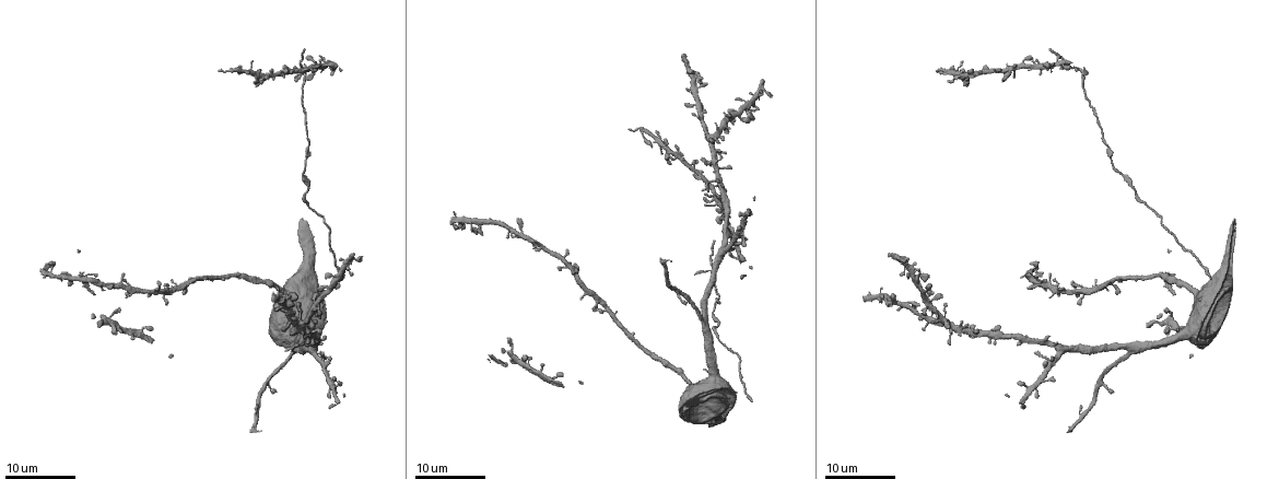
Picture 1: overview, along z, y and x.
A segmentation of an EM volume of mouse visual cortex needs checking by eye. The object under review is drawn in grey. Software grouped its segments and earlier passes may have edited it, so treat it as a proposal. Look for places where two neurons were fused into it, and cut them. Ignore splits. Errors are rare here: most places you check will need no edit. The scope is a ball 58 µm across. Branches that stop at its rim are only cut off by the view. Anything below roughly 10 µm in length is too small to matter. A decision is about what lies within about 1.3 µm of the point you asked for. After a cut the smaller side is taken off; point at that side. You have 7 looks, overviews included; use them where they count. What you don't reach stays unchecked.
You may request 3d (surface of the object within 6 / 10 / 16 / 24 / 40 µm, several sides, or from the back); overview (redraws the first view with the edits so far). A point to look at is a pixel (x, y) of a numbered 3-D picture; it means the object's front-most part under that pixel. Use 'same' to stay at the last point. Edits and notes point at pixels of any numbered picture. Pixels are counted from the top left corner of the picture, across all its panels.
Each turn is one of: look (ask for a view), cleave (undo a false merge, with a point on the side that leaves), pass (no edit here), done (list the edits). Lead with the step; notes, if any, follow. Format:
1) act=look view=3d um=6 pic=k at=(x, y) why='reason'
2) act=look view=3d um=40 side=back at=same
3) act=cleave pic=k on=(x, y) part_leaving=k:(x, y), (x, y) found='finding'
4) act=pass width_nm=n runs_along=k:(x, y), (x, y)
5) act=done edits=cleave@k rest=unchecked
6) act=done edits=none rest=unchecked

act=look view=3d um=24 pic=1 at=(584, 295)

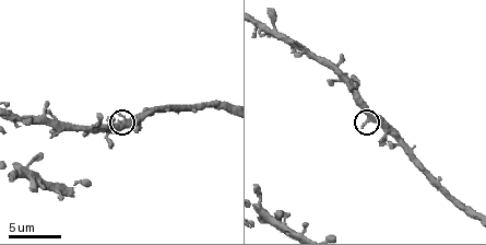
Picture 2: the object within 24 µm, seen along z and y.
act=look view=3d um=10 pic=2 at=(369, 120) why='closer look'

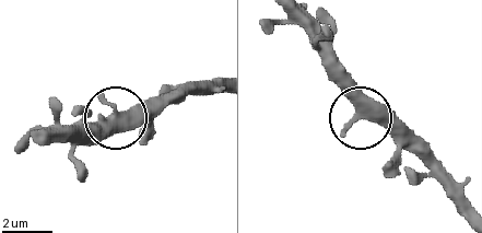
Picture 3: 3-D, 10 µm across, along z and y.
act=look view=3d um=10 side=back pic=3 at=(352, 116)

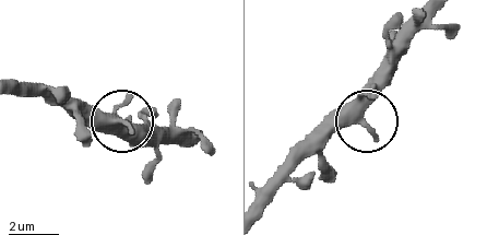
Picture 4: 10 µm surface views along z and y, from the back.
act=pass width_nm=380 found='one neuron here'

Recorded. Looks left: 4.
act=look view=3d um=16 pic=1 at=(913, 312) why='three arms meet'

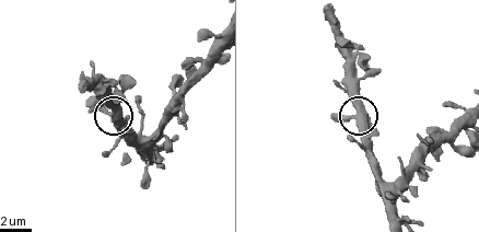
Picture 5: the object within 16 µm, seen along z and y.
act=look view=3d um=6 pic=5 at=(362, 117) why='zoom in'

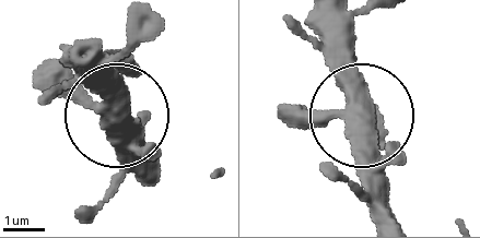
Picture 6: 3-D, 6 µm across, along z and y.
act=pass found='continuous, no second neuron'

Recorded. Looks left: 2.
act=look view=3d um=24 pic=1 at=(314, 352)

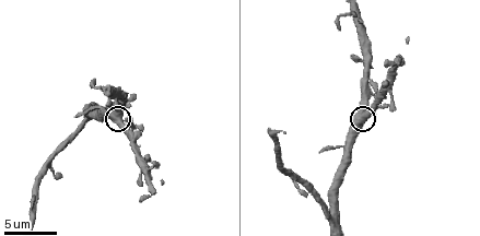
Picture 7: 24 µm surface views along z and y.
act=look view=3d um=6 pic=7 at=(118, 117)

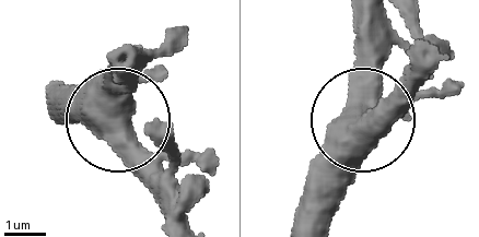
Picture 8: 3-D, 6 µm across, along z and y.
act=pass side_arm_um=13 found='all the same neuron'

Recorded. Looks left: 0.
act=done edits=none rest=unchecked

